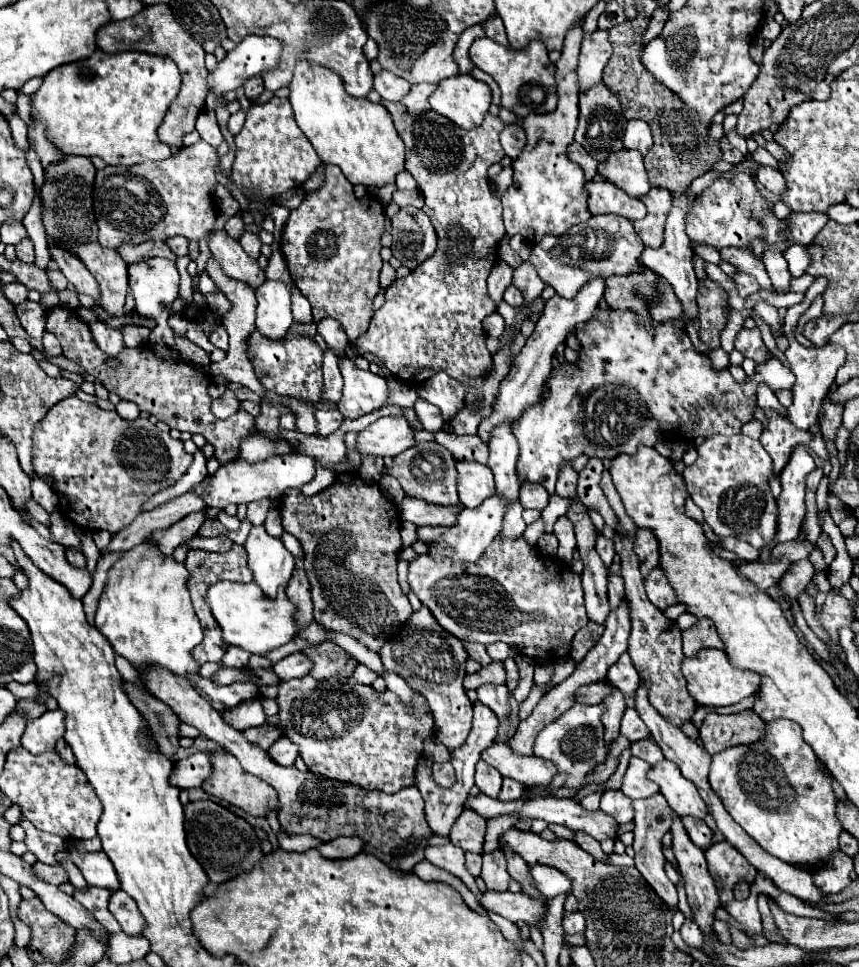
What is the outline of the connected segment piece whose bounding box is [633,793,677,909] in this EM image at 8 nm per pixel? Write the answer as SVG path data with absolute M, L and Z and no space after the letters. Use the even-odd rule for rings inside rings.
M657 793L657 799L635 799L633 801L635 807L635 841L633 841L633 849L635 849L635 867L639 869L639 873L643 875L643 879L651 885L651 889L655 889L655 893L663 899L663 903L669 909L677 907L677 891L675 885L671 883L671 879L667 879L665 871L663 871L663 863L665 857L661 853L661 837L671 829L671 815L673 809L667 805L665 797L661 793Z

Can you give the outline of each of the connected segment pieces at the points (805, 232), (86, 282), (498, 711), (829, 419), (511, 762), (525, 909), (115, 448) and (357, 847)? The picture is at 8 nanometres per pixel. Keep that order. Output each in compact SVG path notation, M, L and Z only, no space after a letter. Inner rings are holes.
M791 213L785 221L791 223L787 237L793 239L795 245L809 245L829 217L827 213Z
M49 249L49 253L51 253L51 259L57 263L59 271L67 277L69 283L75 285L79 293L91 295L95 301L99 301L99 285L95 283L93 275L83 265L83 261L79 261L79 257L75 257L73 253L67 253L65 249Z
M481 685L477 689L477 697L479 703L487 705L499 717L499 721L507 721L511 717L507 685Z
M825 397L823 409L819 411L819 423L825 441L835 441L837 427L841 425L841 415L843 415L843 405L835 405L829 397Z
M495 743L481 753L481 759L493 765L503 777L515 779L525 787L549 787L555 777L555 765L539 757L519 757L505 743Z
M487 891L483 893L483 903L487 909L499 913L501 917L513 921L513 923L527 923L527 925L537 925L541 915L545 915L547 907L543 899L533 899L527 893L495 893Z
M75 395L51 407L47 417L35 425L33 469L39 473L39 477L53 479L53 491L57 493L61 505L59 511L81 529L107 529L111 535L115 535L123 527L131 525L151 495L181 479L191 461L193 455L185 453L183 441L171 439L169 433L159 431L149 419L137 417L133 421L125 421L115 411L103 411L93 403L77 399Z
M337 837L335 841L323 843L317 849L327 859L347 859L363 851L363 841L359 841L359 837Z

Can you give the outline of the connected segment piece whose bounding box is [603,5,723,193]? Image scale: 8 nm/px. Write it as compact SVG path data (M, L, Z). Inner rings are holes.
M637 5L637 13L639 15L633 21L609 29L613 55L605 67L603 83L607 83L607 87L621 97L623 113L627 119L641 119L651 127L655 145L653 151L645 155L645 169L651 185L679 193L679 189L687 189L693 179L711 171L723 153L719 143L709 141L709 125L705 125L703 139L703 123L699 117L695 117L695 113L691 113L691 109L687 109L687 105L683 105L683 101L679 101L671 89L655 81L655 77L643 69L641 55L645 45L641 43L641 35L645 33L651 17L643 13L641 5Z

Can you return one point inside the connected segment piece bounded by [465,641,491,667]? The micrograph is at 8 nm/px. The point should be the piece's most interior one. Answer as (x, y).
(477, 651)

